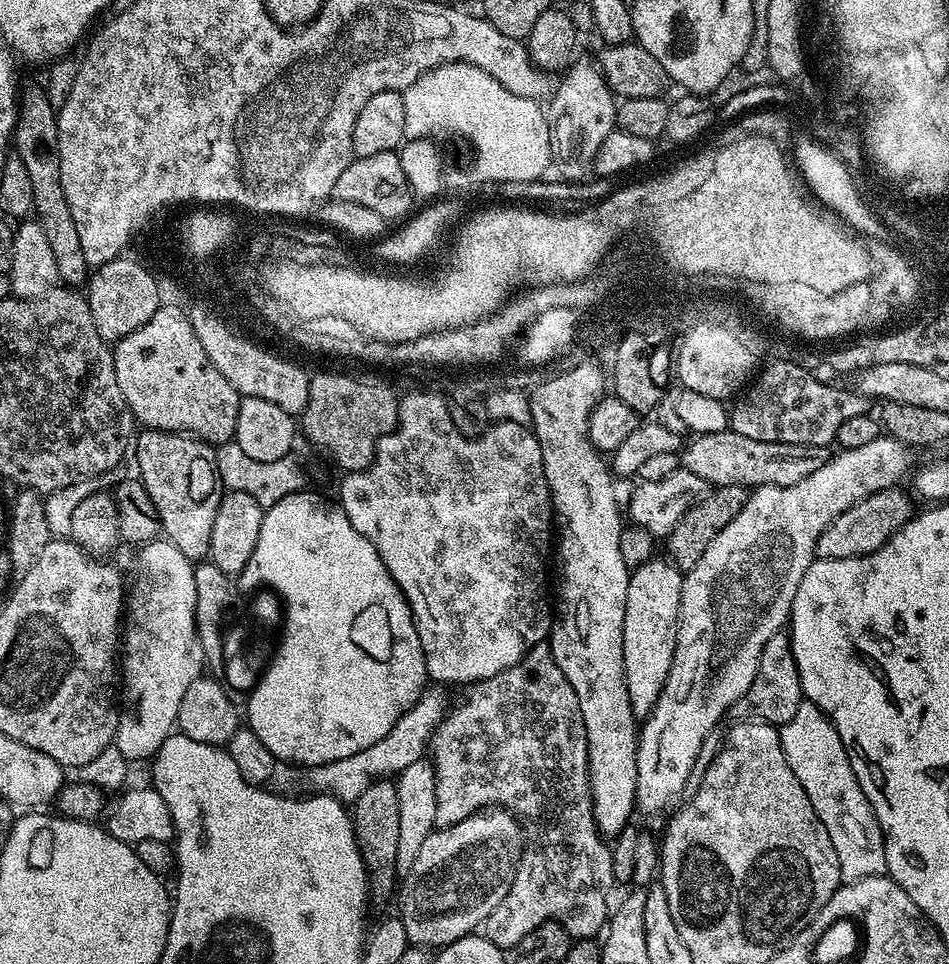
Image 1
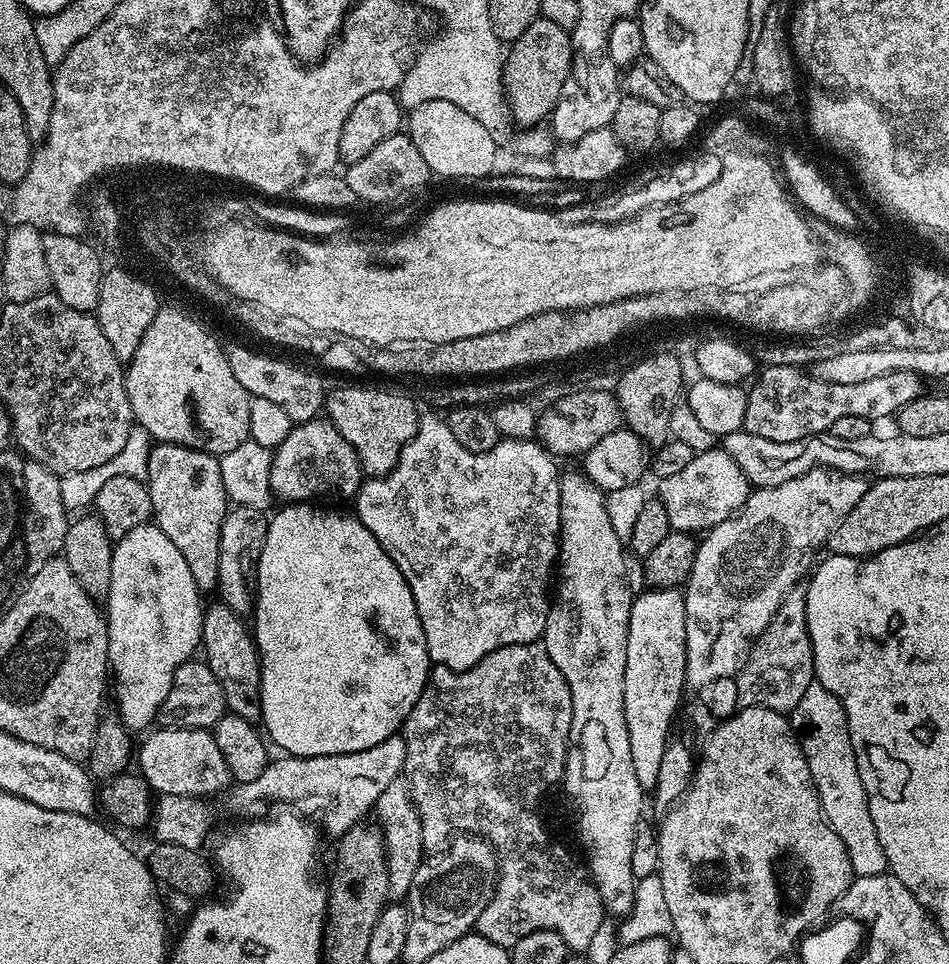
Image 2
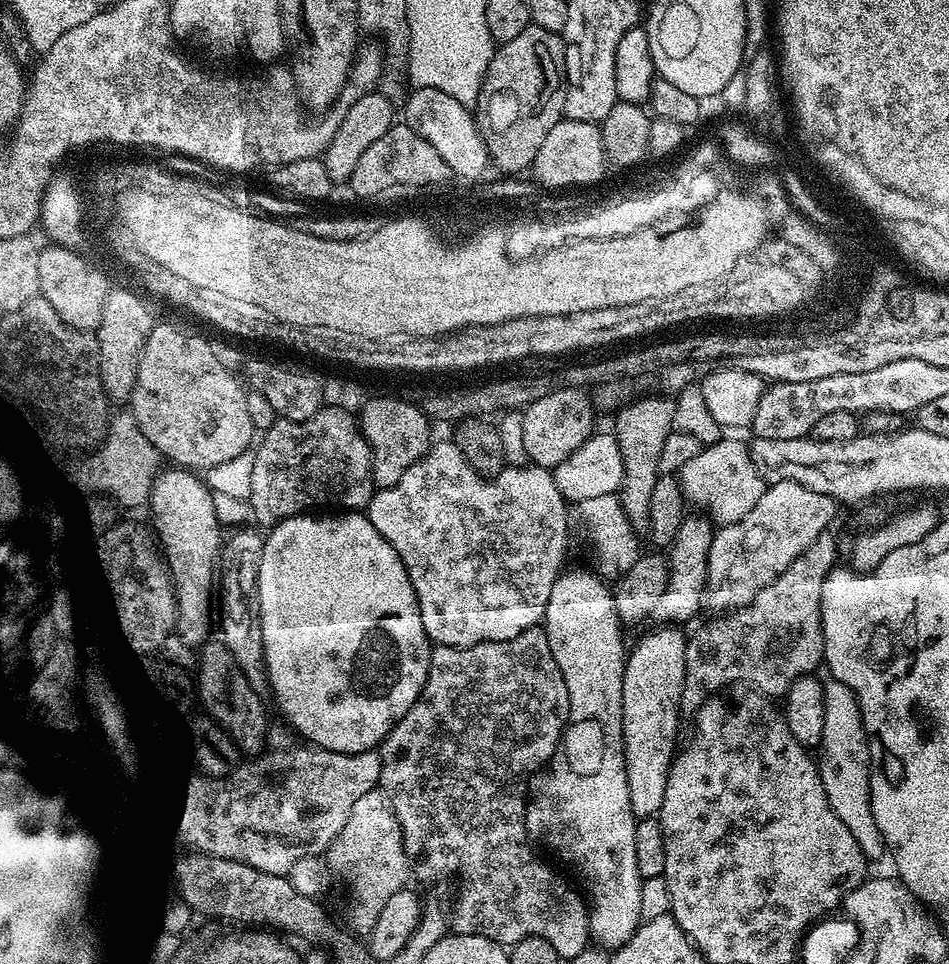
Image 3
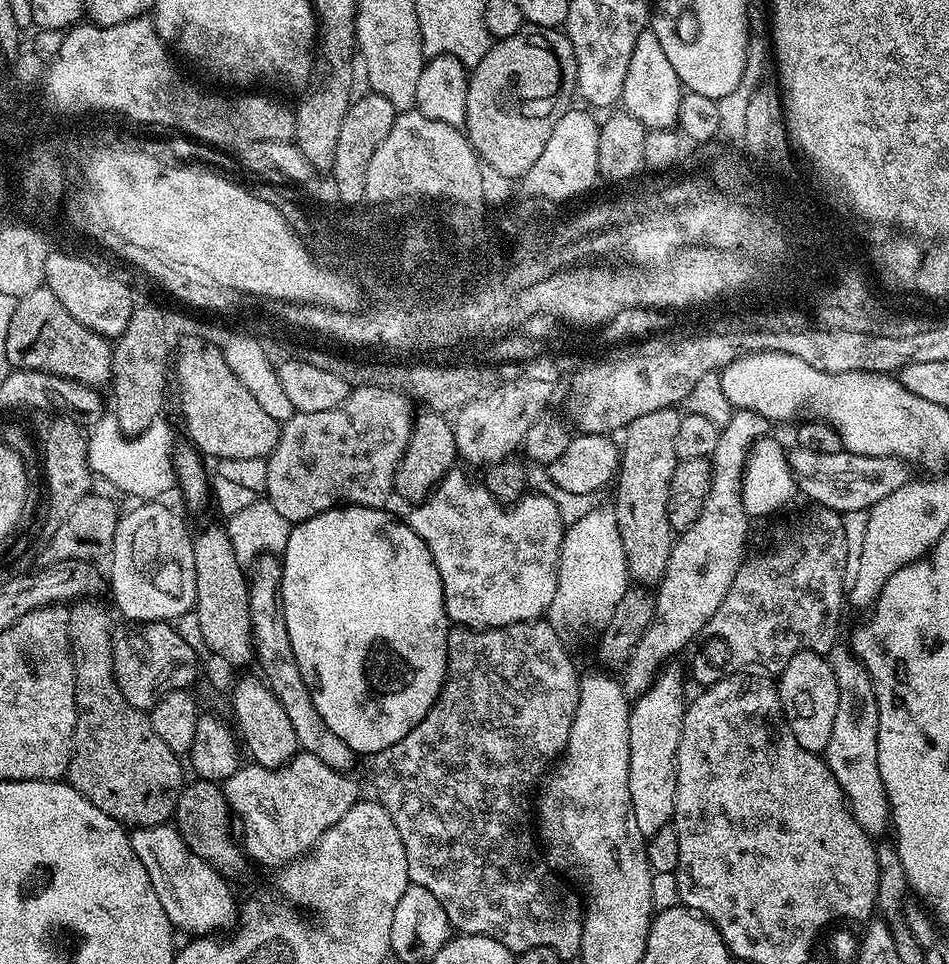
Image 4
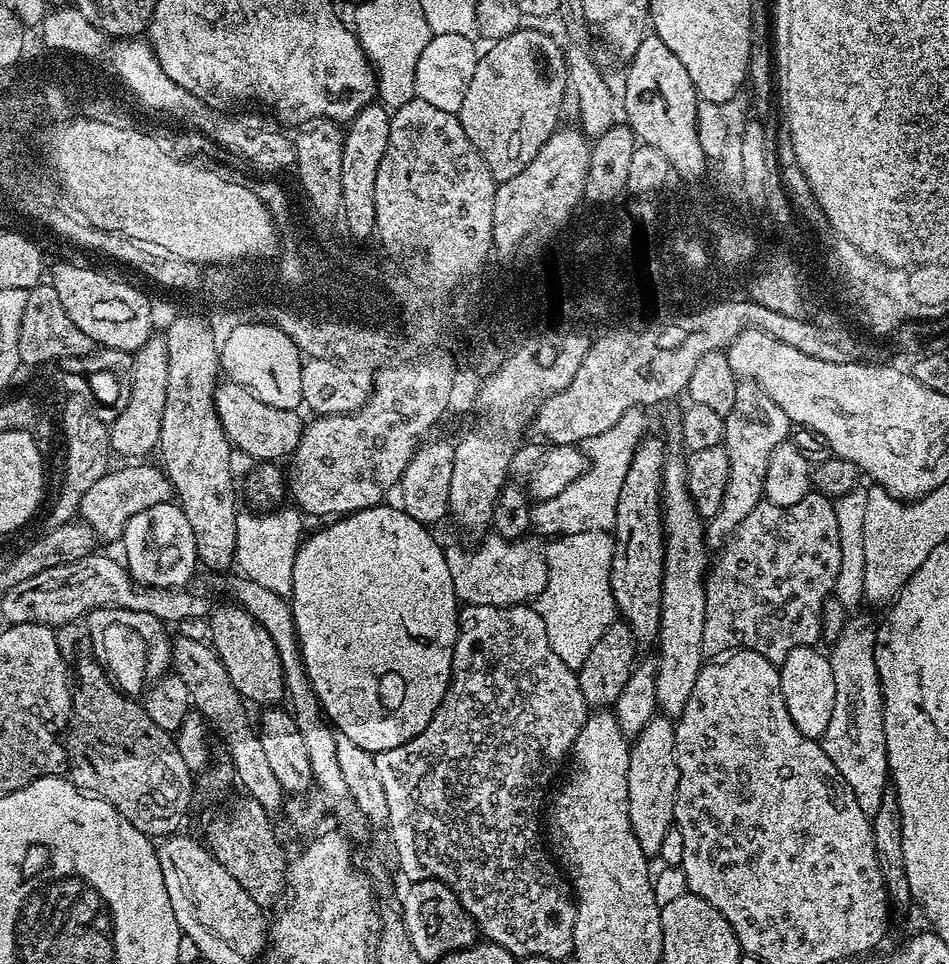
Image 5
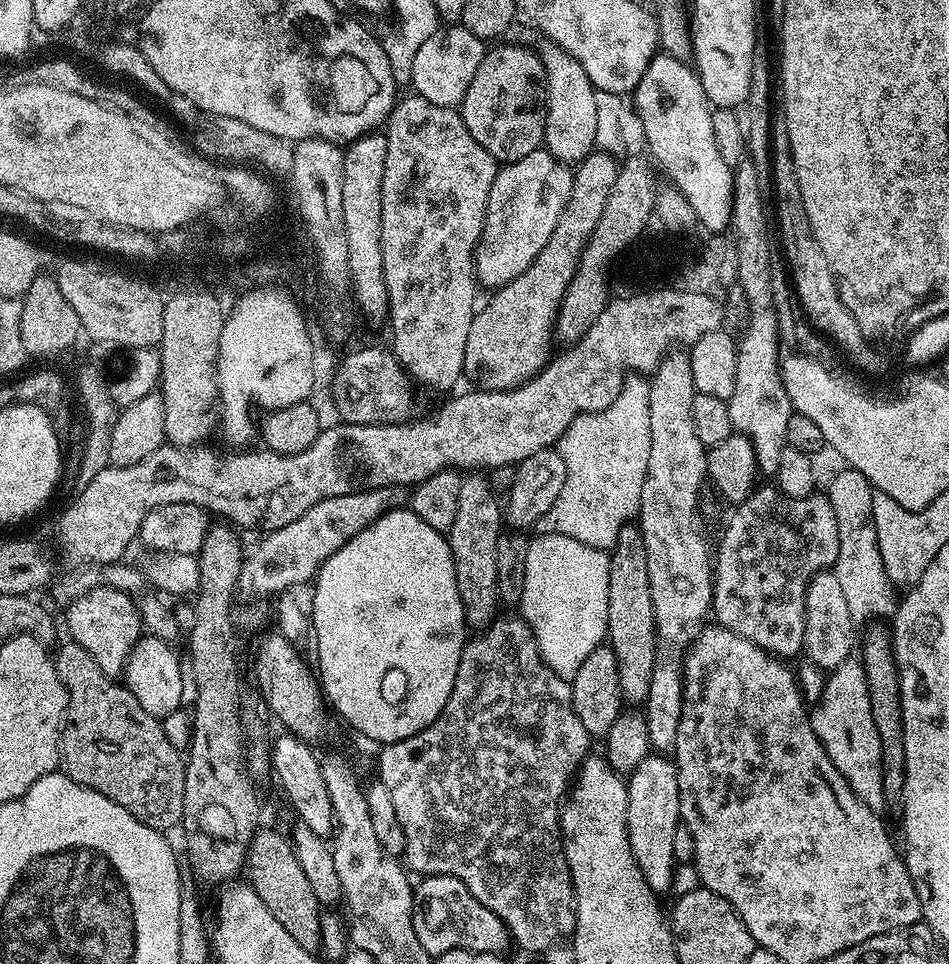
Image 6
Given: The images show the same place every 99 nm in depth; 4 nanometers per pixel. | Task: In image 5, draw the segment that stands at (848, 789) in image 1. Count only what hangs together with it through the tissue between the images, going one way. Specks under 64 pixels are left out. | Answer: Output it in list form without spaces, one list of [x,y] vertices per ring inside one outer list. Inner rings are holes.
[[[849,615],[842,634],[831,641],[832,652],[829,651],[827,657],[834,672],[834,710],[822,737],[824,752],[850,786],[858,806],[862,806],[870,818],[878,806],[882,806],[882,794],[890,784],[884,733],[884,695],[880,689],[878,666],[874,662],[876,629],[875,623]]]

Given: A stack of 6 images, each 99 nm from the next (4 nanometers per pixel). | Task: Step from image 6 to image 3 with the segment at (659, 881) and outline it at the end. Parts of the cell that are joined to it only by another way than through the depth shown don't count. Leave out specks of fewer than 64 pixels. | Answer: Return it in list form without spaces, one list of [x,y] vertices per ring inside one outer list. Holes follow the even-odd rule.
[[[660,626],[657,632],[652,632],[649,636],[644,636],[636,644],[636,649],[629,651],[626,656],[624,665],[624,681],[622,682],[622,730],[624,731],[624,757],[626,758],[626,780],[630,786],[630,804],[632,813],[637,818],[652,818],[659,813],[662,806],[662,798],[666,794],[666,782],[668,774],[672,771],[672,761],[678,755],[678,747],[676,748],[676,735],[680,732],[680,716],[682,717],[682,709],[680,699],[684,693],[684,675],[686,674],[686,650],[688,649],[688,640],[679,632],[676,626]]]

